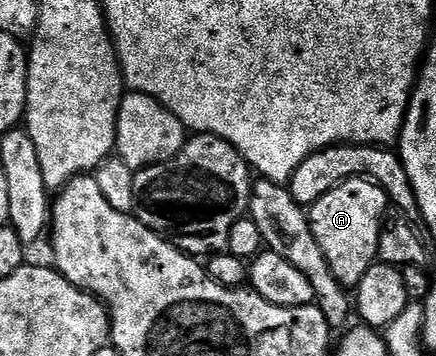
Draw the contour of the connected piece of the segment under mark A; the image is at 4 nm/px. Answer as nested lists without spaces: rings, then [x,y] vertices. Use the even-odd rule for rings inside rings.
[[[349,178],[308,208],[312,236],[316,236],[316,244],[320,244],[324,260],[328,260],[328,268],[332,268],[332,276],[336,276],[342,286],[356,288],[360,280],[364,280],[364,272],[378,262],[380,232],[388,218],[386,206],[384,187],[368,178]]]

